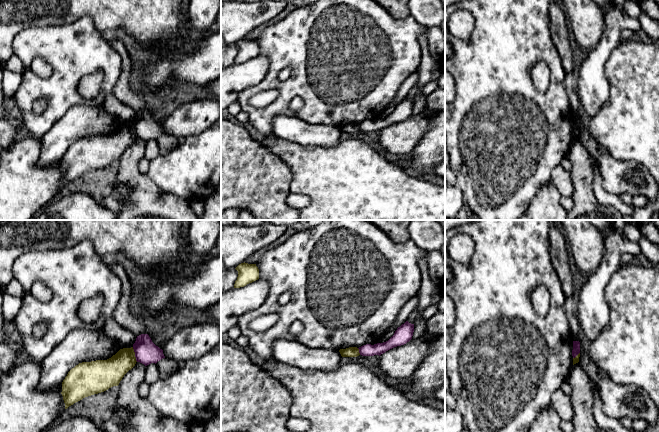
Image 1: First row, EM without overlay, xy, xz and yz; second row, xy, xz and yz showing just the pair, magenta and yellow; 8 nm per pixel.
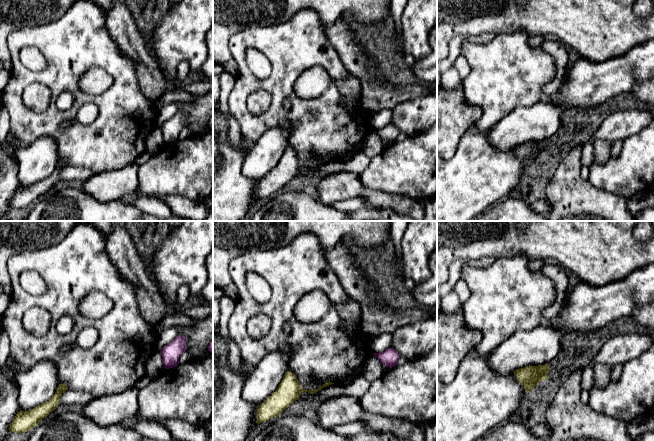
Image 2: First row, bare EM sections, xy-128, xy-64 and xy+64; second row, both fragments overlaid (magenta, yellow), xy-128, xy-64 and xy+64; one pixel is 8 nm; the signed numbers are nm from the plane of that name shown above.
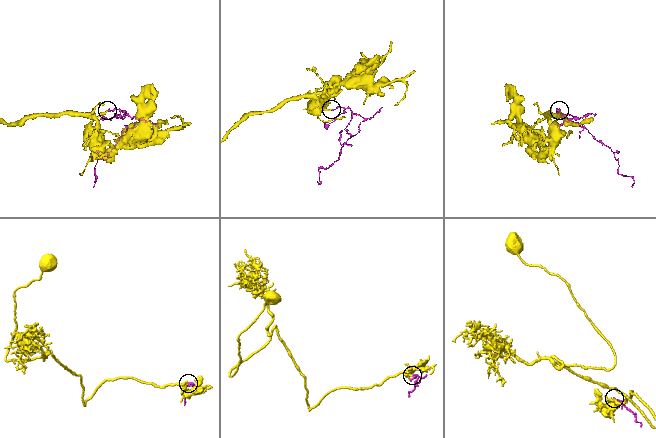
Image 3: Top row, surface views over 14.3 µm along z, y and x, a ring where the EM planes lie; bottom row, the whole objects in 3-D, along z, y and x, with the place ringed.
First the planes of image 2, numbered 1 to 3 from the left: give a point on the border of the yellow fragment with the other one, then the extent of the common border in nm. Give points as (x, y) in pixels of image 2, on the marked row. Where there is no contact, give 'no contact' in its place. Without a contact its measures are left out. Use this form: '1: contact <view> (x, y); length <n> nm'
1: no contact
2: no contact
3: no contact

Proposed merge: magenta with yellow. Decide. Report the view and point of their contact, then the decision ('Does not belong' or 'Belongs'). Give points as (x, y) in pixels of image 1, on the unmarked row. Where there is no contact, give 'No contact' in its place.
Touches magenta at xy (135, 130). Does not belong

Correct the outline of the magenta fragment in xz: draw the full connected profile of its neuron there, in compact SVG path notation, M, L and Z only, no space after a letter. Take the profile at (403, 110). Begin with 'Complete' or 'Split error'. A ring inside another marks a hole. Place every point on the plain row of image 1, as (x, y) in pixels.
Complete. M406 97L400 103L397 104L394 111L386 118L377 119L374 121L366 120L359 123L359 129L362 132L374 132L374 131L381 131L386 127L406 120L412 115L414 108L414 100L409 99Z

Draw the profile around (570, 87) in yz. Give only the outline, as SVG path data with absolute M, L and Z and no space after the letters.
M573 70L566 74L564 87L565 87L565 91L568 96L568 101L571 105L572 111L578 111L581 106L581 101L578 96Z

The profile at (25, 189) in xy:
M29 136L4 149L0 146L0 220L32 220L65 185L62 160L47 167L37 167L41 139Z

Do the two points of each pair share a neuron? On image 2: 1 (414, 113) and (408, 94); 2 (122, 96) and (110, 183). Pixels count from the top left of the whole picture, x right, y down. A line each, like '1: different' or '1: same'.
1: different
2: different

